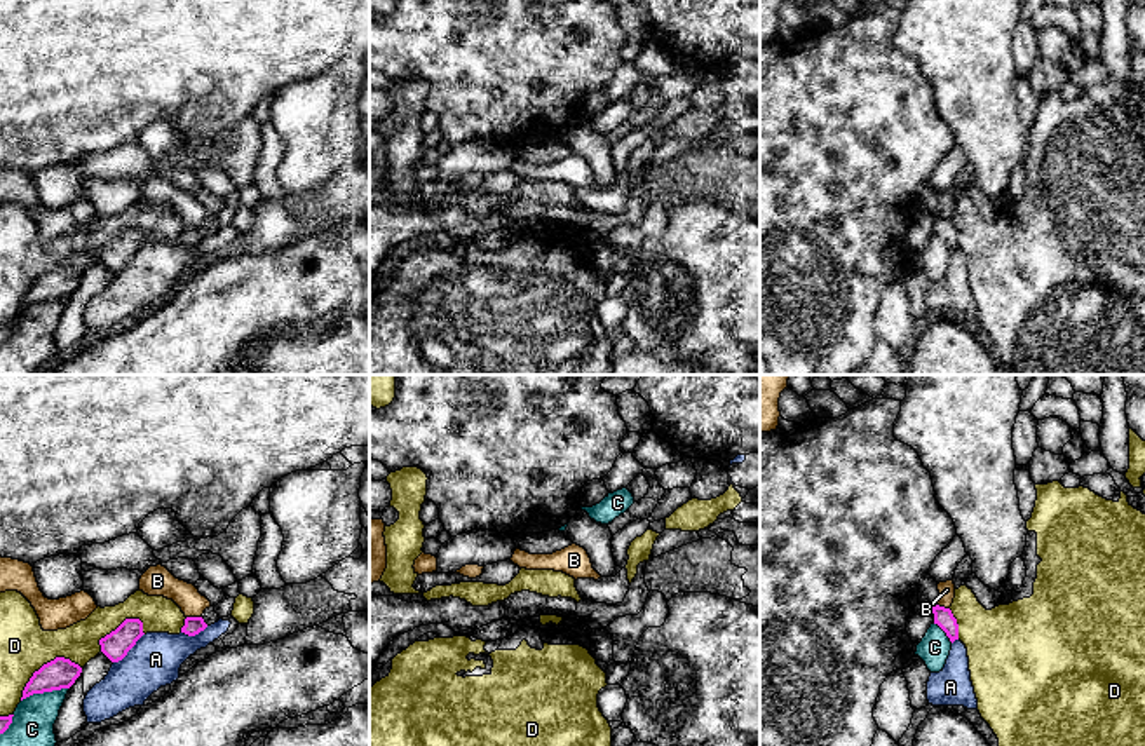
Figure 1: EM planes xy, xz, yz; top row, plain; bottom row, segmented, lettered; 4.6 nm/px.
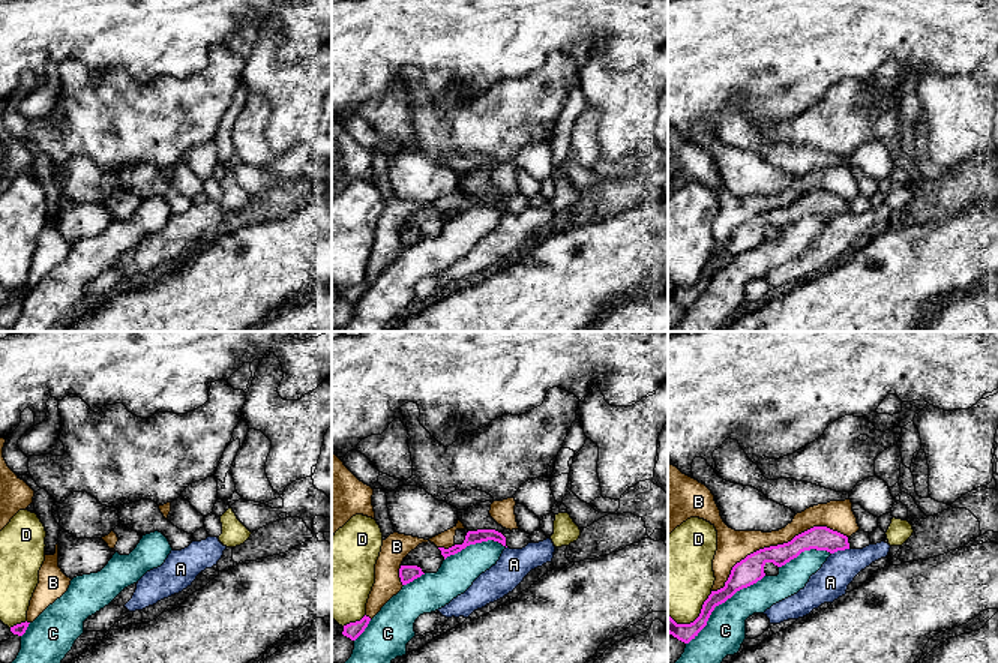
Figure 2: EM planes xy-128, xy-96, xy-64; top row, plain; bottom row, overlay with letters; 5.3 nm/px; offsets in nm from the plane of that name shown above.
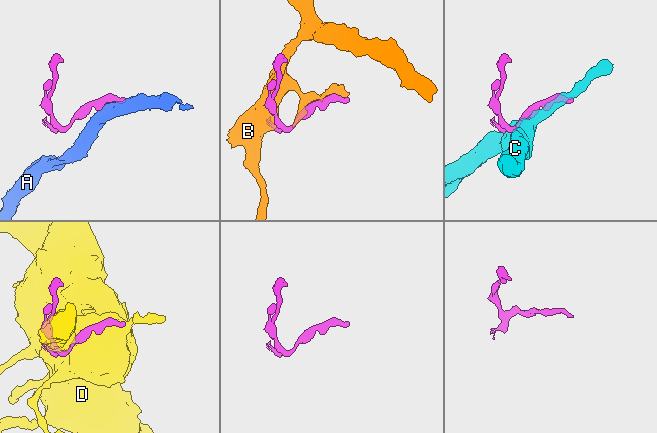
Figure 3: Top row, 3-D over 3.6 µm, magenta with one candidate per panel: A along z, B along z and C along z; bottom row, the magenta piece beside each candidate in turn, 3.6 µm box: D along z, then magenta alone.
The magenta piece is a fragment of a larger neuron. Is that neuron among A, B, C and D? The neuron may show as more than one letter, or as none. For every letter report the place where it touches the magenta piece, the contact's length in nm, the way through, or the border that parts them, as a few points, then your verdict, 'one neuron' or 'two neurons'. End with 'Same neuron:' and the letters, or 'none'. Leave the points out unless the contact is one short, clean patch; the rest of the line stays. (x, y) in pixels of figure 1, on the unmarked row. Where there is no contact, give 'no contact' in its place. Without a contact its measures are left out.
A: contact xy (129, 258); length 200 nm; border xy (143, 243), (114, 272); two neurons
B: contact xy (194, 227); length 70 nm; one neuron
C: contact xy (44, 300); length 240 nm; two neurons
D: contact xy (44, 274); length 320 nm; two neurons
Same neuron: B

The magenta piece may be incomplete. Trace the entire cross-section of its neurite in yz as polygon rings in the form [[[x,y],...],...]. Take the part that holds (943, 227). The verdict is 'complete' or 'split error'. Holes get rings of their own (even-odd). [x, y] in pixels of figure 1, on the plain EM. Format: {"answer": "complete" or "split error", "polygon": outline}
{"answer": "split error", "polygon": [[[953,188],[946,192],[939,192],[938,200],[939,200],[938,214],[932,216],[934,234],[938,234],[953,253],[955,249],[959,249],[959,234],[950,220],[955,207]]]}

